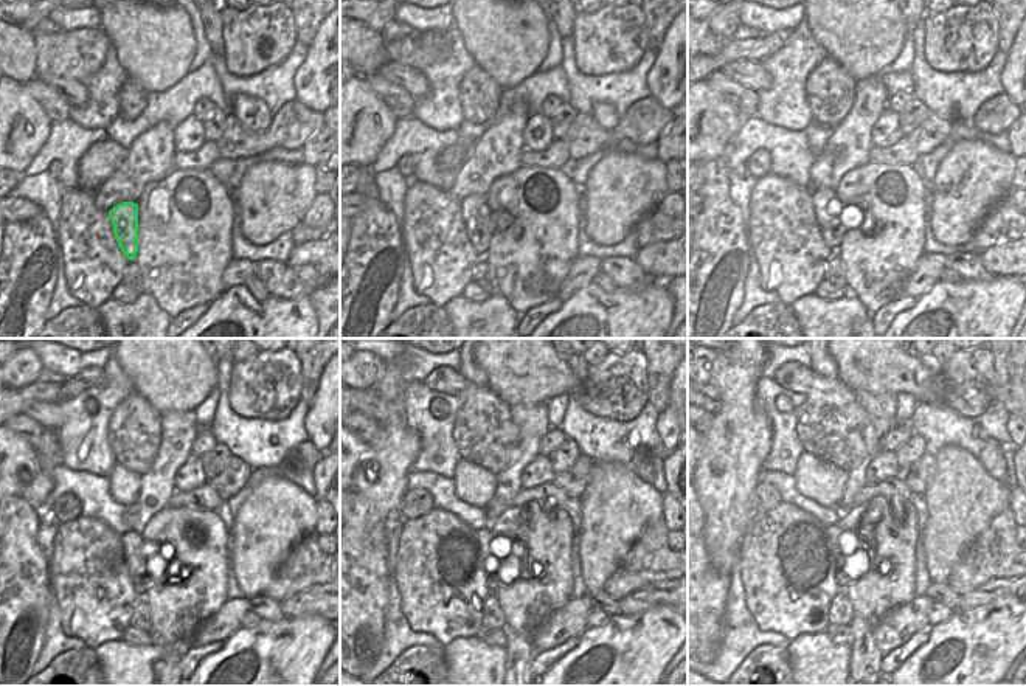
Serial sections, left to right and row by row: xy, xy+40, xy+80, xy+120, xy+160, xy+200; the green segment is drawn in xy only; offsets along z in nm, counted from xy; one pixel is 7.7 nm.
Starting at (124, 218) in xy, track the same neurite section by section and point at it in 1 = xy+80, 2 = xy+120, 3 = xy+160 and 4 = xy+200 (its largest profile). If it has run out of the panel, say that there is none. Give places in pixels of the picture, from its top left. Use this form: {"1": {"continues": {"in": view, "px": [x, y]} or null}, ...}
{"1": {"continues": {"in": "xy+80", "px": [828, 210]}}, "2": {"continues": {"in": "xy+120", "px": [137, 553]}}, "3": {"continues": {"in": "xy+160", "px": [488, 548]}}, "4": {"continues": {"in": "xy+200", "px": [843, 565]}}}

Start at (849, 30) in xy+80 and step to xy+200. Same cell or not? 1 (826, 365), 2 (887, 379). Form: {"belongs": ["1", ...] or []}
{"belongs": ["2"]}

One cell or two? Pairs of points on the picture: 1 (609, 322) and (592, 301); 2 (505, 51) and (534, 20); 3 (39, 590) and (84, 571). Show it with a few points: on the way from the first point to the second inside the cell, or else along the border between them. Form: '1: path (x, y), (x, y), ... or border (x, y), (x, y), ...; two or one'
1: path (604, 317), (593, 306); one
2: path (511, 44), (526, 28); one
3: border (47, 571), (53, 593); two

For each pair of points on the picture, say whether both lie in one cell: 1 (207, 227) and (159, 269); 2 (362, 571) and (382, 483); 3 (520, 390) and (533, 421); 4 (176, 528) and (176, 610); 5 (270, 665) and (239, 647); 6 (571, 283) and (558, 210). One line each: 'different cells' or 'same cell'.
1: same cell
2: different cells
3: different cells
4: same cell
5: same cell
6: different cells

